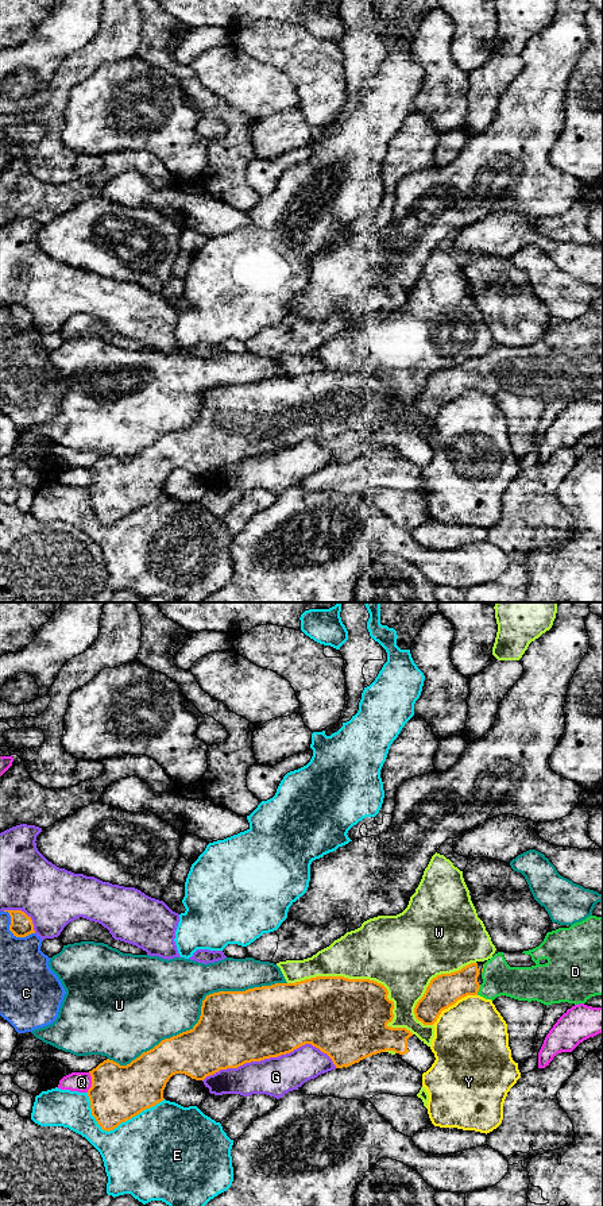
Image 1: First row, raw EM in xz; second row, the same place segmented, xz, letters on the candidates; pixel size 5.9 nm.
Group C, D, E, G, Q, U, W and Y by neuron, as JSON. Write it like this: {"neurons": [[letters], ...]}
{"neurons": [["C"], ["D"], ["E"], ["G"], ["Q"], ["U"], ["W"], ["Y"]]}

